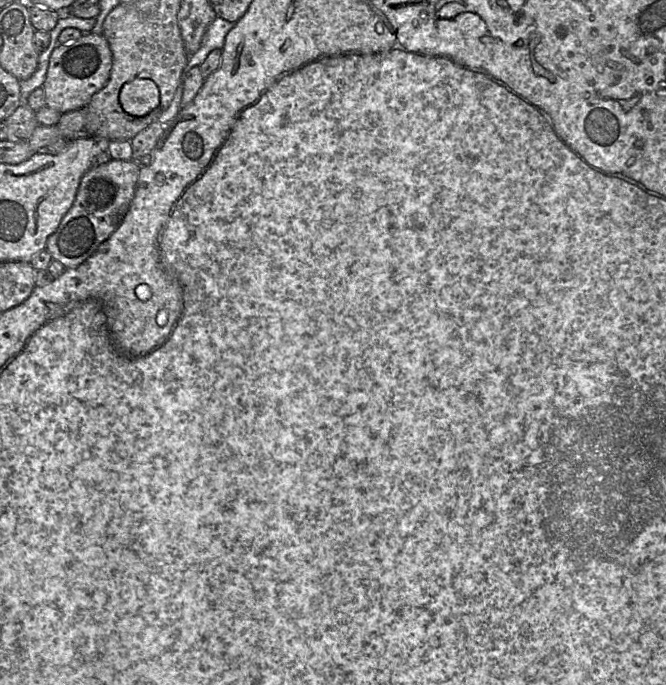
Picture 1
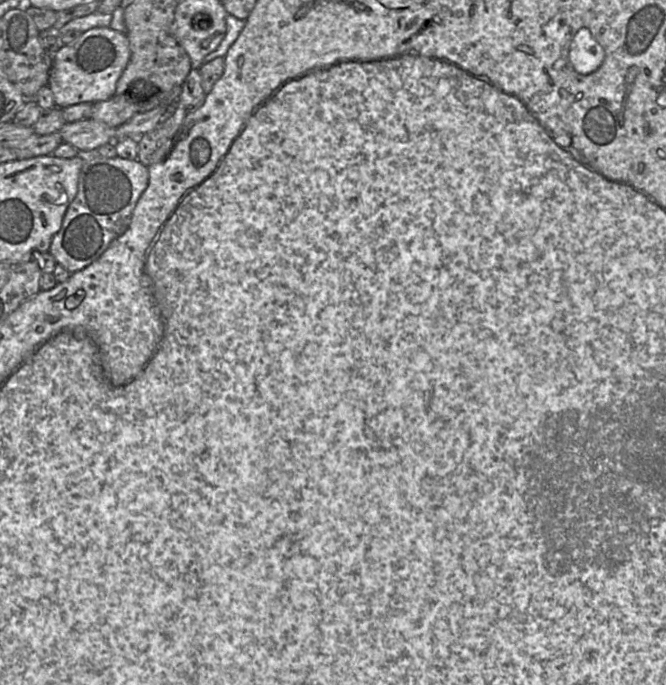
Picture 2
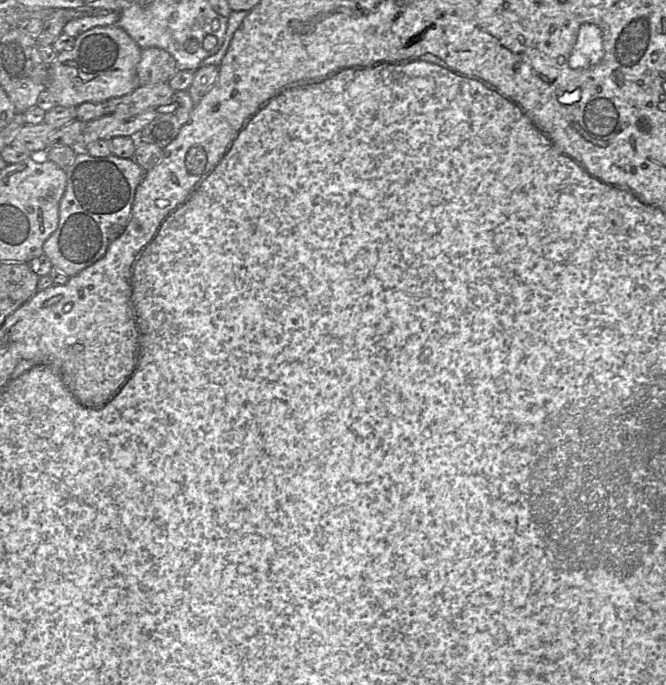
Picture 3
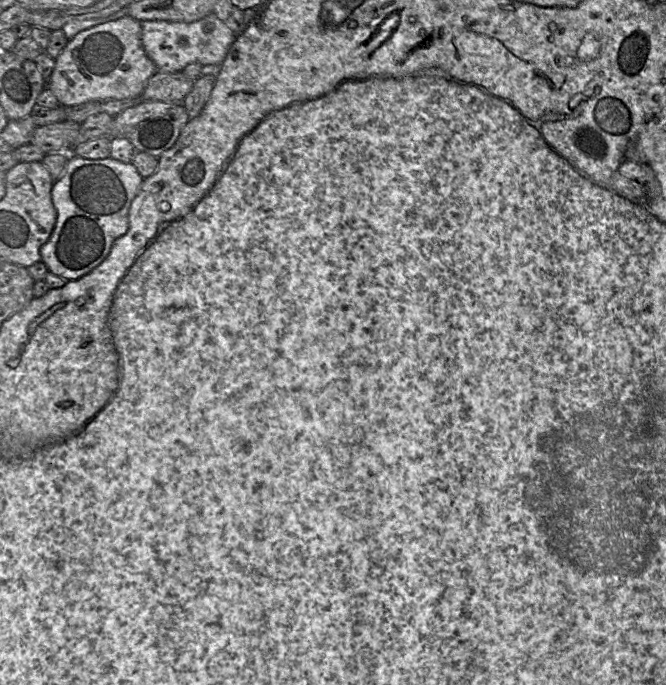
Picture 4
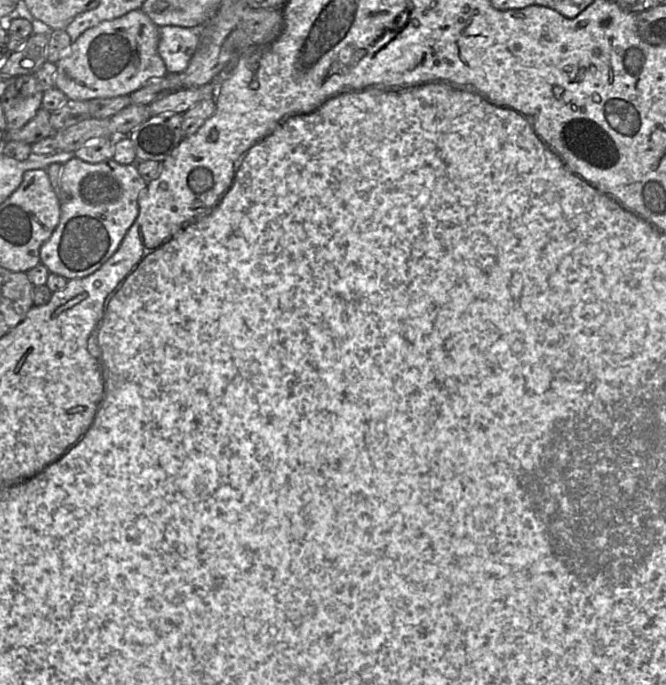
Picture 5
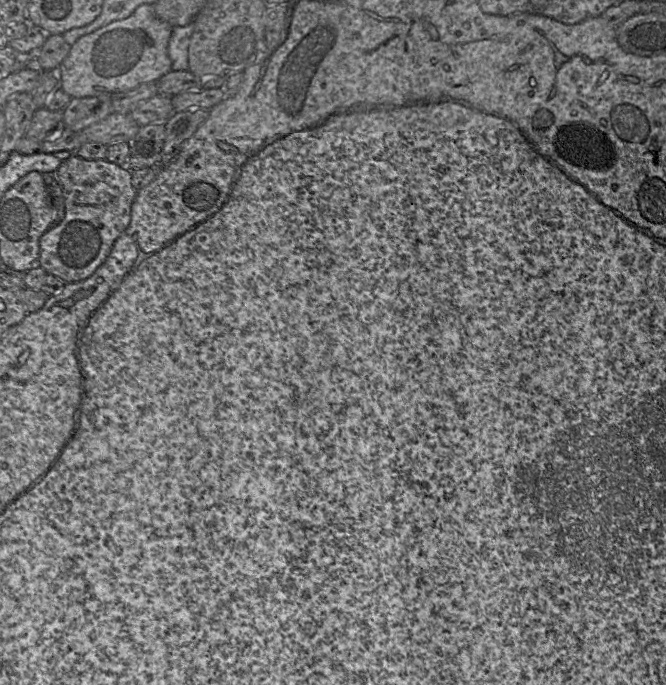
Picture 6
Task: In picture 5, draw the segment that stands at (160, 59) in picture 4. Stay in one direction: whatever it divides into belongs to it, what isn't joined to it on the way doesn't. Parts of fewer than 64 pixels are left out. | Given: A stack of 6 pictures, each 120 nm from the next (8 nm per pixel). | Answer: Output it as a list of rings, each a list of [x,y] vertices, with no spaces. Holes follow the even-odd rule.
[[[204,25],[195,27],[163,26],[159,28],[158,52],[168,73],[184,72],[195,53]]]

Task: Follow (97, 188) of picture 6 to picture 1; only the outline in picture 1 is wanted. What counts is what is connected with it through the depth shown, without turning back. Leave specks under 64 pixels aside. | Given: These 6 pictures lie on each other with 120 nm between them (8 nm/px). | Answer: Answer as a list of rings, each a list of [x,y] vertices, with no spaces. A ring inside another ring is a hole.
[[[114,160],[92,166],[81,178],[75,200],[58,229],[47,238],[46,250],[66,268],[75,268],[89,258],[116,231],[129,210],[141,165],[132,160]]]

